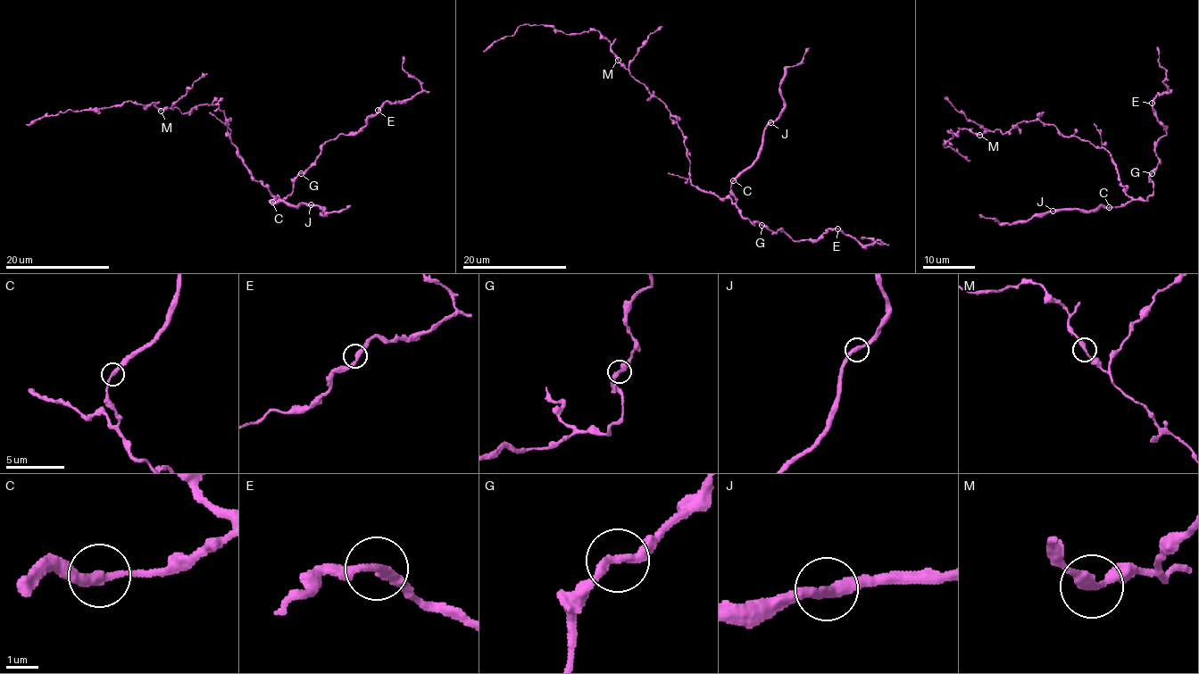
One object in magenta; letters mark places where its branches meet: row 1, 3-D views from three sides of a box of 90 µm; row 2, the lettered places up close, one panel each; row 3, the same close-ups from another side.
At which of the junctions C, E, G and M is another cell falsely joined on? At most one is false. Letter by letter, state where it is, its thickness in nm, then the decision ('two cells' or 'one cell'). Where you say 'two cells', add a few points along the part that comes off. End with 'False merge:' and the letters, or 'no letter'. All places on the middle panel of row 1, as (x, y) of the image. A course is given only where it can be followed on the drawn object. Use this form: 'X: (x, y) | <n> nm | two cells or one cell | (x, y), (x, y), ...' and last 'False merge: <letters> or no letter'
C: (733, 180) | 280 nm | two cells | (734, 180), (756, 158), (762, 130), (784, 106), (779, 83), (785, 70), (795, 66), (810, 48)
E: (837, 228) | 280 nm | one cell
G: (761, 225) | 280 nm | one cell
M: (618, 60) | 280 nm | one cell
False merge: C

